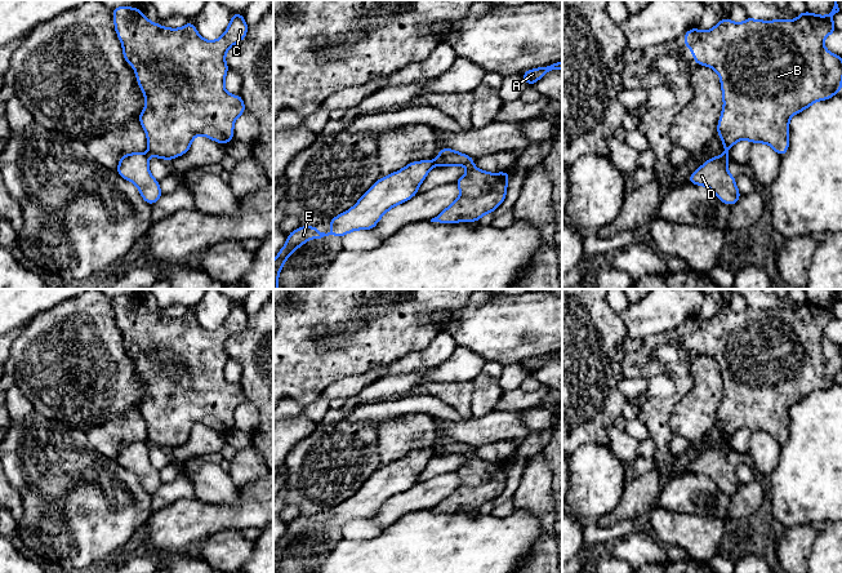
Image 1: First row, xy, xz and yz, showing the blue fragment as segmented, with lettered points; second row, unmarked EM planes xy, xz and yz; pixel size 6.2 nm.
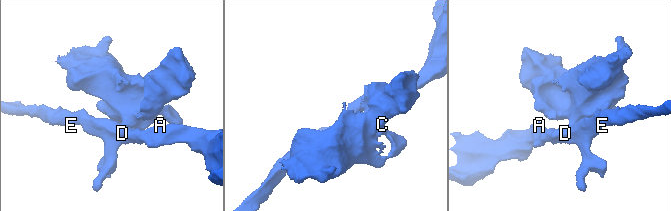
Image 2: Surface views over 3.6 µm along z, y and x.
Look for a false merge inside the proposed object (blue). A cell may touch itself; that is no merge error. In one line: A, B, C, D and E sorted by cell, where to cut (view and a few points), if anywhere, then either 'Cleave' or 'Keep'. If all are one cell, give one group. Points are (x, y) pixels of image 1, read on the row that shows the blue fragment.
Groups: A D E / B C. Split along xz (436, 160), (437, 164). Cleave

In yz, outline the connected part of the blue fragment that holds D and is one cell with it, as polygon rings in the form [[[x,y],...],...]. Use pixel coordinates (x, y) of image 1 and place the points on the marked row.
[[[727,154],[708,159],[691,173],[689,182],[709,187],[727,205],[736,204],[741,194],[736,187],[735,177],[727,172],[727,163],[730,160]]]

